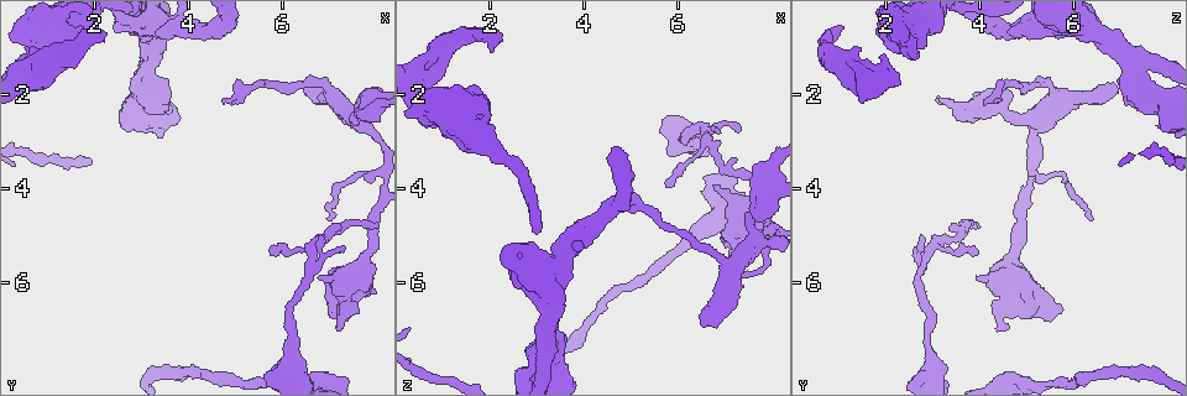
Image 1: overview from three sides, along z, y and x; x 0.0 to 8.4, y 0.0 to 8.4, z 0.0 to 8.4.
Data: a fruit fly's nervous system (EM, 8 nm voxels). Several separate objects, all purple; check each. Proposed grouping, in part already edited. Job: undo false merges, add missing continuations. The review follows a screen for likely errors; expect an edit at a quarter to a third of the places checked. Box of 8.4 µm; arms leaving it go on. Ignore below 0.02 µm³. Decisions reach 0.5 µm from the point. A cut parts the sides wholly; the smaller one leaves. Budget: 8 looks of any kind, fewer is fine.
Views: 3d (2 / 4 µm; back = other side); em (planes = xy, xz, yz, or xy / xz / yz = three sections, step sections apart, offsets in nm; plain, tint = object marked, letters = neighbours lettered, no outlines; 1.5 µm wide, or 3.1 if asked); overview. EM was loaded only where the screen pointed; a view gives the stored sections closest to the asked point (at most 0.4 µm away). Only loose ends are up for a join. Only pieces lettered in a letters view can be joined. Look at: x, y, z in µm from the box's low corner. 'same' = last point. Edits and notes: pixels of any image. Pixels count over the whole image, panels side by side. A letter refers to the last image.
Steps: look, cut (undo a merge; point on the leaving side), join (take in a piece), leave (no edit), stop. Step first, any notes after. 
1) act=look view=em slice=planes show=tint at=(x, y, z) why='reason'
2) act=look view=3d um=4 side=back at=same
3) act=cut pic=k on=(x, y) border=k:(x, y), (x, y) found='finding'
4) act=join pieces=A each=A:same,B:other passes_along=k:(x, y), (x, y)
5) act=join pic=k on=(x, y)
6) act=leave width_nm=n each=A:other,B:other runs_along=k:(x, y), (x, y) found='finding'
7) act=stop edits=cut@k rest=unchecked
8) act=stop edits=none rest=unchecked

act=look view=em slice=planes show=letters at=(2.10, 0.55, 1.05) why='free end'

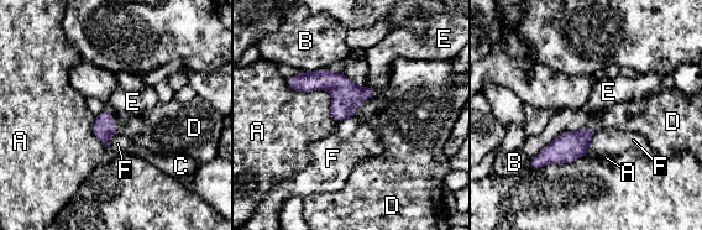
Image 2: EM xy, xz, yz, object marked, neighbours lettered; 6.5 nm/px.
act=join pieces=D each=A:other,B:other,C:other,D:same,E:other,F:other passes_along=2:(345, 94), (363, 102), (399, 115) found='it goes on there'

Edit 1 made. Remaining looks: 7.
act=look view=overview why='see it whole again'

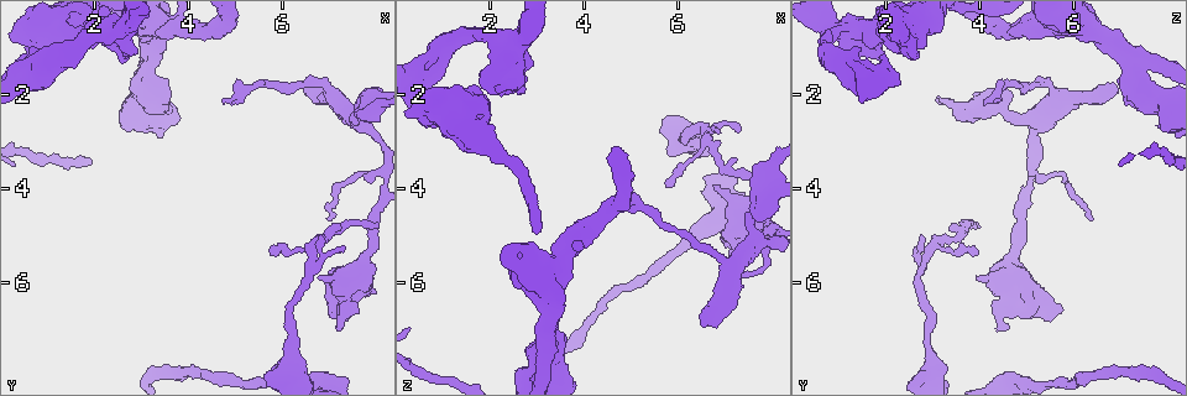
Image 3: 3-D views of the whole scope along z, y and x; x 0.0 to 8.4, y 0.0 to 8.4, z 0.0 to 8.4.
act=look view=em slice=planes show=tint at=(7.25, 5.25, 2.55) why='free end'

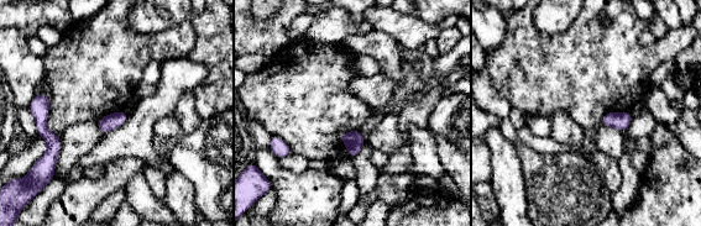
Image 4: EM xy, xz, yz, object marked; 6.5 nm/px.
act=look view=em slice=planes show=letters at=same

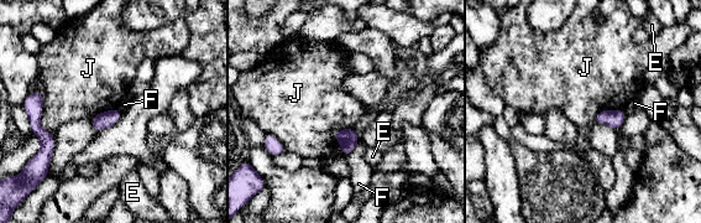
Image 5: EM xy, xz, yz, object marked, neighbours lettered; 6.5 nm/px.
act=leave width_nm=100 each=E:other,F:other,J:other border=5:(30, 92), (42, 93), (51, 133) found='none of them fits'

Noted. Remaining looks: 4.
act=look view=em slice=planes show=letters at=(7.00, 4.65, 6.40) why='branch stops here'

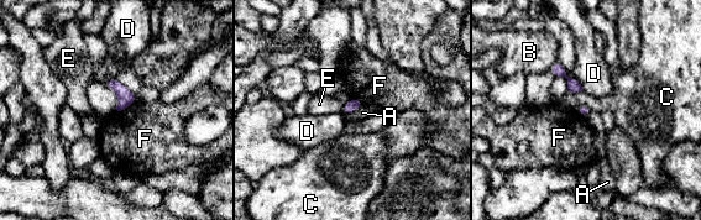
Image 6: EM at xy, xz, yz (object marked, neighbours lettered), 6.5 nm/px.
act=leave each=A:other,B:other,C:other,D:other,E:other,F:other border=6:(362, 105), (345, 115) found='no lettered piece goes on from it'

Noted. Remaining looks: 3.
act=stop edits=join@2 rest=unchecked

